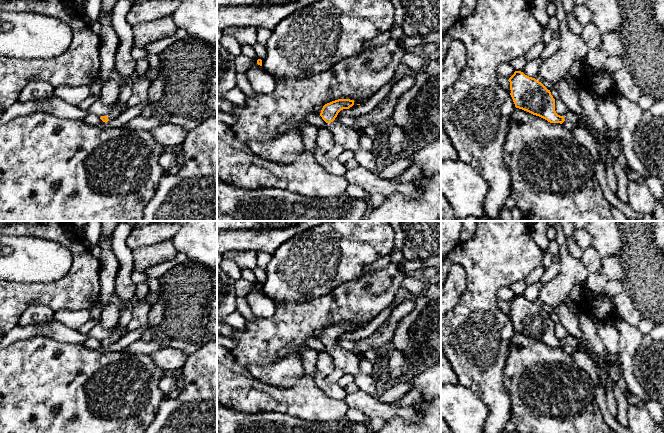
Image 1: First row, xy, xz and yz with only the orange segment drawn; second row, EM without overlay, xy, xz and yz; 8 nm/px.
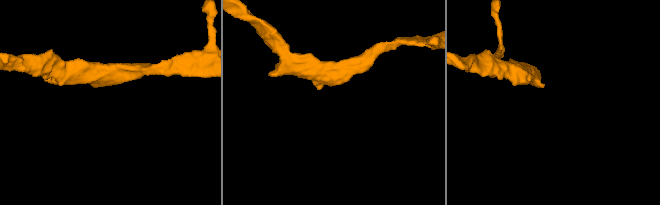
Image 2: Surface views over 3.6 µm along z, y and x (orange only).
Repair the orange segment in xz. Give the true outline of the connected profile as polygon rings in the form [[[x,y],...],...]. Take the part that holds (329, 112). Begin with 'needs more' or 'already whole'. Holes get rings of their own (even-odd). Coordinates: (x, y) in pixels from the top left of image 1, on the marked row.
needs more; [[[338,99],[323,106],[320,116],[328,124],[335,143],[341,145],[344,150],[356,152],[359,146],[360,134],[352,127],[342,125],[335,121],[338,113],[343,109],[349,109],[354,105],[354,100]]]

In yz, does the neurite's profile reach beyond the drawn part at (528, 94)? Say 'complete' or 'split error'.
split error

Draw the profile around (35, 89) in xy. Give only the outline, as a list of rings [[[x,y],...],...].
[[[36,79],[29,81],[19,95],[18,101],[28,102],[39,98],[49,98],[54,96],[54,86],[41,80]]]

